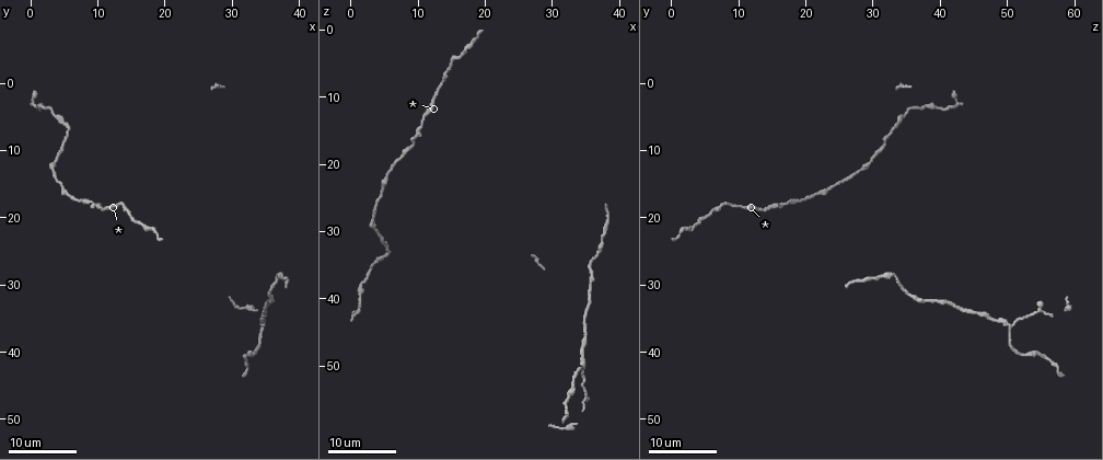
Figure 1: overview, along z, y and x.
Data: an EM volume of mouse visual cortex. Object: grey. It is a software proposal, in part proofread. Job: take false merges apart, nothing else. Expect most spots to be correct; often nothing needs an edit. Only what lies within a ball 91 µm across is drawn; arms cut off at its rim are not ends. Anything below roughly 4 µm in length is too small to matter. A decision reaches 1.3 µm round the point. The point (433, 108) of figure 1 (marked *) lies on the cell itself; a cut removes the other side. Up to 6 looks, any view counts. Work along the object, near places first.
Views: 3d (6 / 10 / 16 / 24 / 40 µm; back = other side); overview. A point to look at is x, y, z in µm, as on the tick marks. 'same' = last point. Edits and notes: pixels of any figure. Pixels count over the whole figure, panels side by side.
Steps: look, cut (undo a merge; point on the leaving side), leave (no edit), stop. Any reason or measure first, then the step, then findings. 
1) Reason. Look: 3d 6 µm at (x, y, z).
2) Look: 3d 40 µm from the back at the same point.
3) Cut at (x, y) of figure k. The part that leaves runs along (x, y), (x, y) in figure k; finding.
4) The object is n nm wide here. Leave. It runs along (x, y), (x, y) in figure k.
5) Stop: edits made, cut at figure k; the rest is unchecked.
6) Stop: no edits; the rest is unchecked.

Sudden change in width. Look: 3d 24 µm at (14.5, 20.0, 5.0).

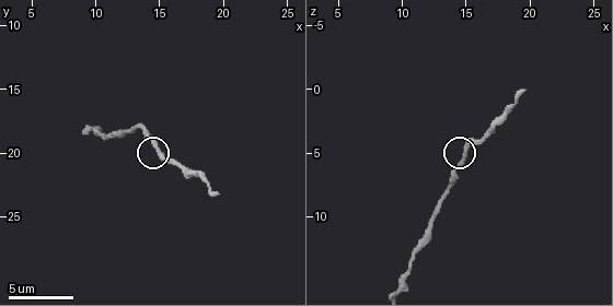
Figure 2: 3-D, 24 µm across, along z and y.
Look: 3d 6 µm at (15.2, 19.8, 4.8).

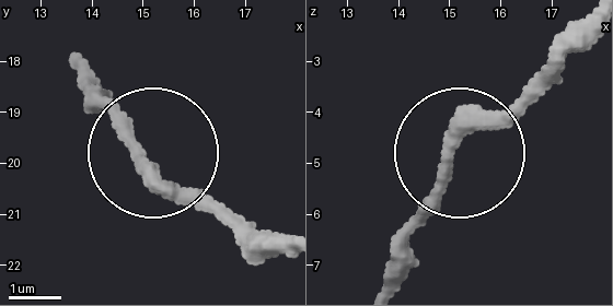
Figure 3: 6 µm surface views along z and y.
Leave. It runs along (384, 286), (406, 221), (459, 143), (555, 56) in figure 3; all the same cell.

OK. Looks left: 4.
Sudden change in width. Look: 3d 24 µm at (8.0, 18.0, 18.5).

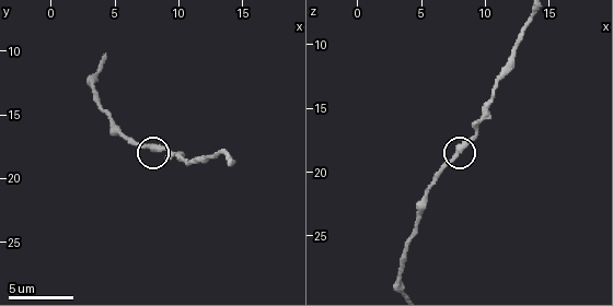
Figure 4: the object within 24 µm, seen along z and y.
Look: 3d 6 µm at (7.8, 17.4, 18.4).

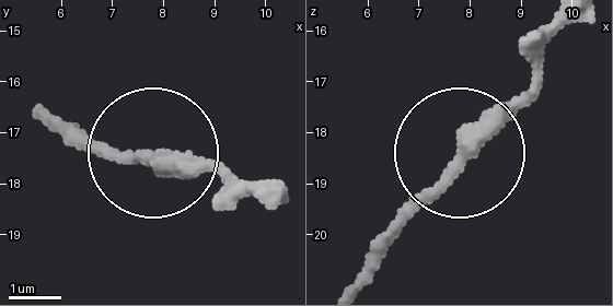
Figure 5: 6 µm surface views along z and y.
Leave. It runs along (570, 24), (366, 255) in figure 5; one cell here.

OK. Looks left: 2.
Thick turns thin. Look: 3d 10 µm at (10.4, 18.6, 14.6).

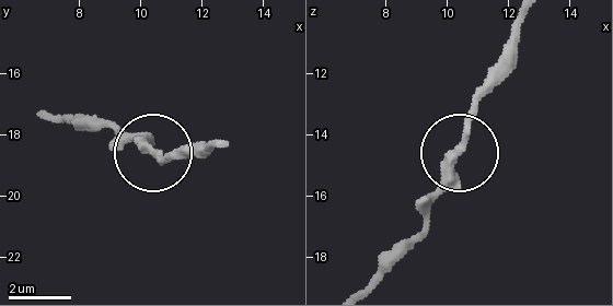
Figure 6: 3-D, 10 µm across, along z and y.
The object is 270 nm wide here. Leave. It runs along (515, 69), (475, 113), (426, 236) in figure 6; all the same cell.

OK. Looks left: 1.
Stop: no edits; the rest is unchecked.

